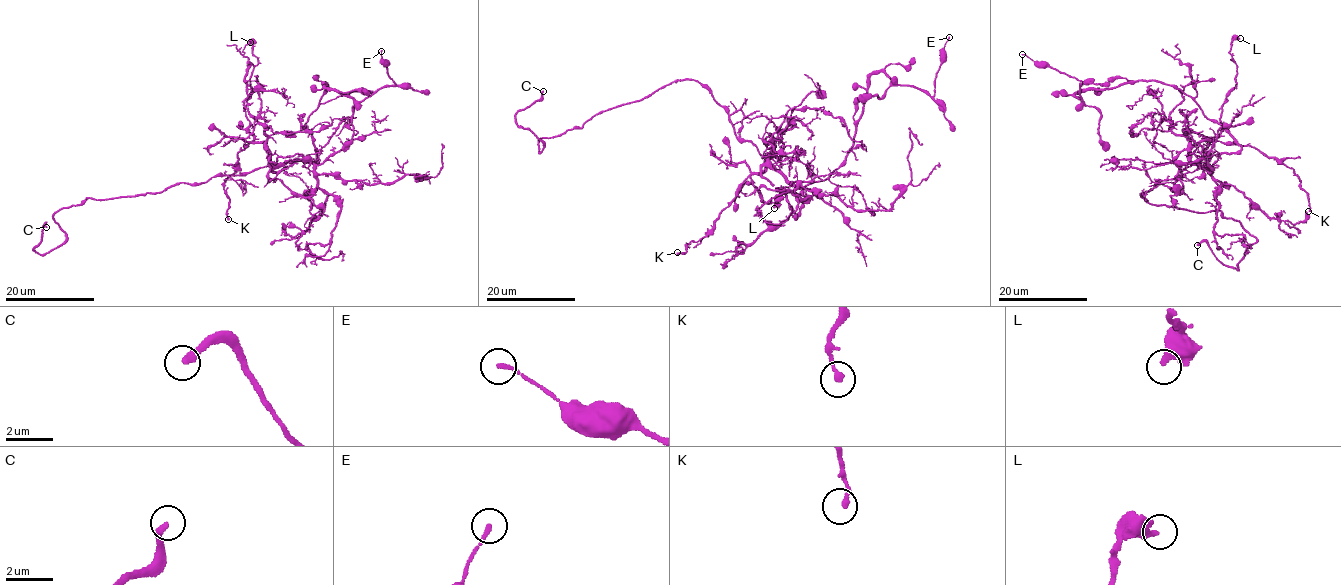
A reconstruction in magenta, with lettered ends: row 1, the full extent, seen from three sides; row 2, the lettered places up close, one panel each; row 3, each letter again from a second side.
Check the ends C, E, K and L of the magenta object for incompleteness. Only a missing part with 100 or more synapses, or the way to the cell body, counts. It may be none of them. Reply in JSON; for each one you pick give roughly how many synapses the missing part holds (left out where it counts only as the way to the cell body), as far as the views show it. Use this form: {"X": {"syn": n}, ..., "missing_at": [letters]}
{"missing_at": ["C"]}

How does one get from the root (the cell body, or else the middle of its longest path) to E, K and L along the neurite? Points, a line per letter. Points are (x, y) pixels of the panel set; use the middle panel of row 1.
E: (766, 163), (762, 175), (796, 218), (804, 188), (831, 174), (852, 147), (871, 74), (932, 96), (949, 37)
K: (766, 163), (768, 156), (763, 170), (752, 172), (721, 211), (715, 228), (685, 245), (684, 252), (677, 252)
L: (766, 163), (768, 156), (763, 170), (748, 182), (753, 182), (760, 200), (770, 203), (776, 198), (774, 208)

